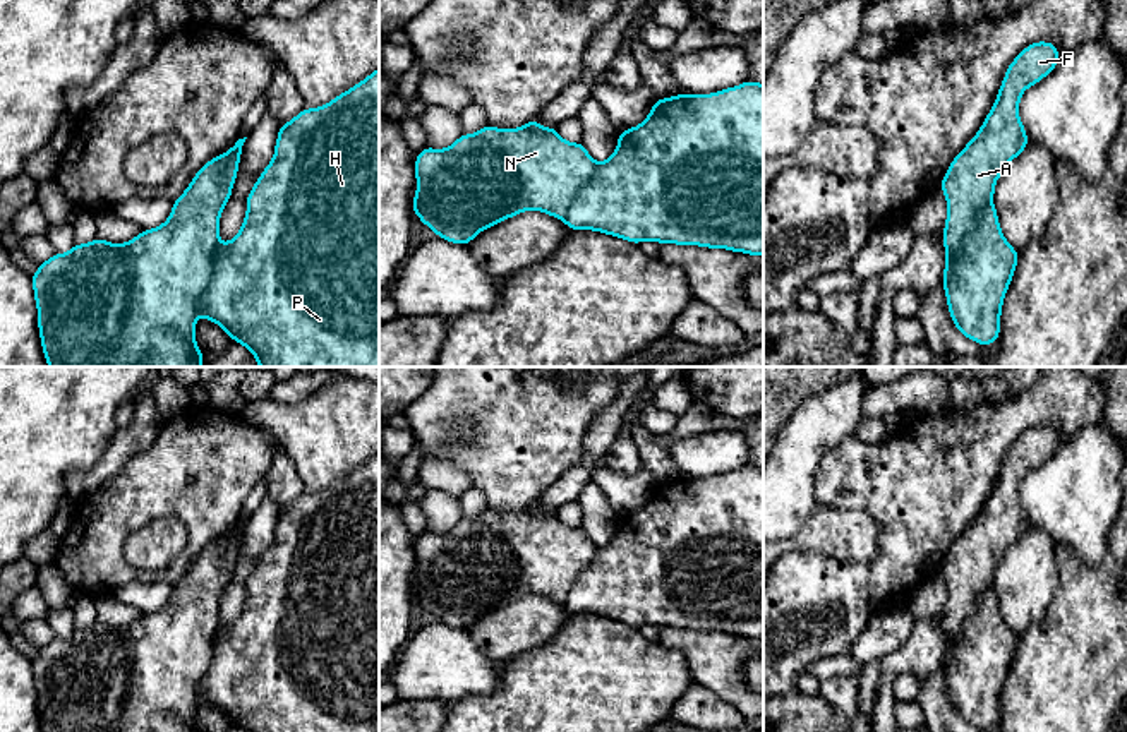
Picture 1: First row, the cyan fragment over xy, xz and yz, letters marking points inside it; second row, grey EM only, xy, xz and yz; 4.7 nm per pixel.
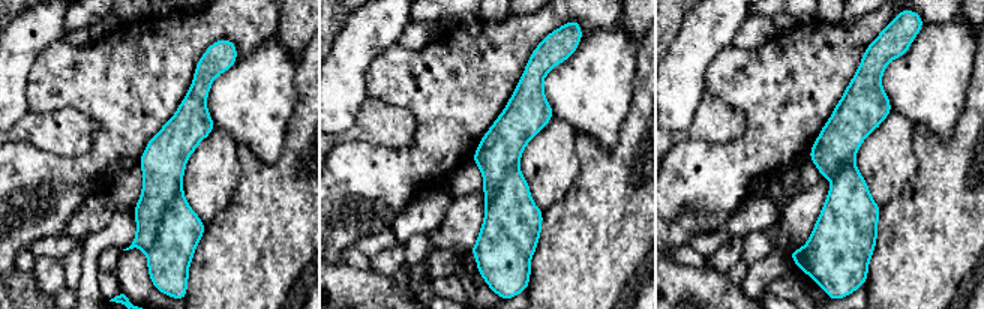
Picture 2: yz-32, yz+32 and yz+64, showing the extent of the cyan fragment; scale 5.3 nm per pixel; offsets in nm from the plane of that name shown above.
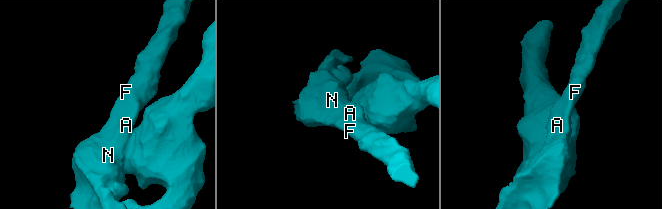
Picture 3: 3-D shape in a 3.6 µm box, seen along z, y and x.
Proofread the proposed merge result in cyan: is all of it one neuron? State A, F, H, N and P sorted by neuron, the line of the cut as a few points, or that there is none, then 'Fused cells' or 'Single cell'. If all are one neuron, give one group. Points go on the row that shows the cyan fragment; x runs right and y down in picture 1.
Groups: A F N / H P. Split along yz (992, 201), (978, 213), (954, 273), (942, 285). Fused cells

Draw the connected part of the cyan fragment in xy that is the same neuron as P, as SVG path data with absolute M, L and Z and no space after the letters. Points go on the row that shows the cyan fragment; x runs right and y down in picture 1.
M379 67L328 105L304 108L278 129L273 159L254 182L245 206L238 233L216 247L211 281L199 295L197 315L245 346L259 367L379 367Z

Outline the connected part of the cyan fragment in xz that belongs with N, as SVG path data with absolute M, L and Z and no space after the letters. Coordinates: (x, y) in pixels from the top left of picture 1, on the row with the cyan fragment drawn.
M537 117L516 129L485 123L475 134L461 134L449 147L424 146L415 156L412 213L439 238L468 245L480 231L523 211L564 219L575 194L594 177L597 165L582 142L564 141L557 127L540 127Z

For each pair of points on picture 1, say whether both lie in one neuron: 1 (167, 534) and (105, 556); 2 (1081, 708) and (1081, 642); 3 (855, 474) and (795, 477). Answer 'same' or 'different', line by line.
1: different
2: same
3: different

